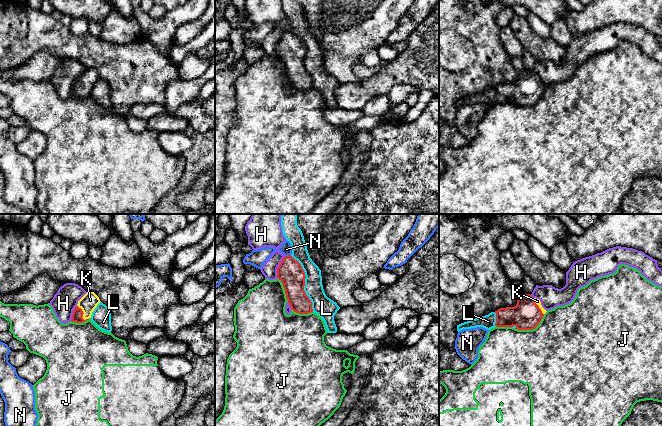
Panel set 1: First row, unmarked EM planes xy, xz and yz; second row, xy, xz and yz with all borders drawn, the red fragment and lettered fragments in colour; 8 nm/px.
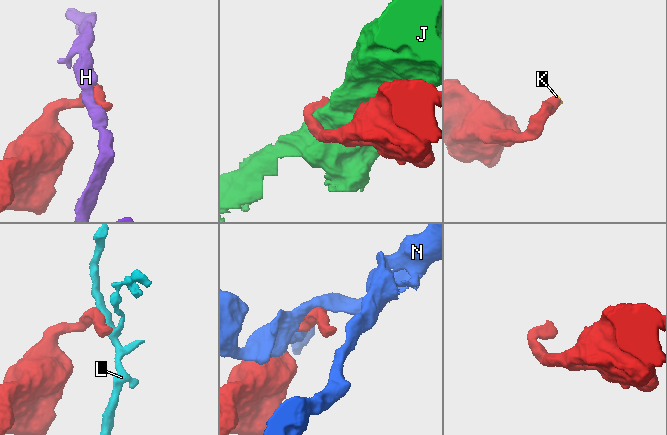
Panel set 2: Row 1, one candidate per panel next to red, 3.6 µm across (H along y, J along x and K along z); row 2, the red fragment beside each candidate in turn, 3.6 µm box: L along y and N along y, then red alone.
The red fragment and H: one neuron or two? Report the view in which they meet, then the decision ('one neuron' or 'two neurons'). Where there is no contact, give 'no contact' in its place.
xz | two neurons

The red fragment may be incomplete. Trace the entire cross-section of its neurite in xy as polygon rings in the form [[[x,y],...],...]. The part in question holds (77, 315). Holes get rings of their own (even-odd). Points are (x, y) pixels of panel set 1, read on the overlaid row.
[[[87,292],[79,301],[72,314],[72,322],[83,323],[91,318],[92,312],[100,303],[94,292]]]

